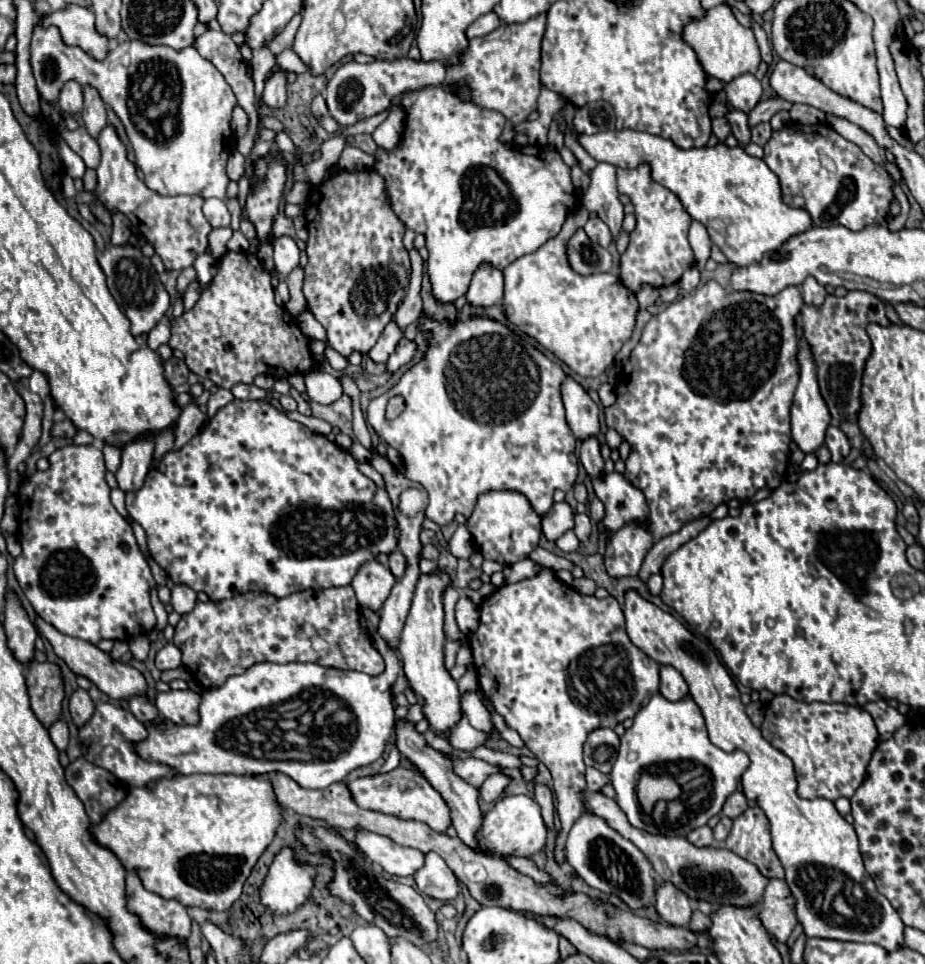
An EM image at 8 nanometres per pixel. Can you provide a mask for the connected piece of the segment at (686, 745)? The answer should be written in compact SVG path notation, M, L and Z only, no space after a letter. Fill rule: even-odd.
M661 694L651 696L647 706L643 706L635 718L633 726L621 736L621 748L617 762L611 770L611 784L617 792L615 802L625 812L631 826L663 836L687 836L691 830L707 824L707 820L721 812L729 794L733 794L741 782L743 772L749 766L749 756L745 752L725 752L717 748L705 728L703 714L691 694L677 702L665 700ZM643 760L653 760L653 764L669 762L671 776L681 784L683 794L679 800L669 802L669 810L653 810L653 818L641 812L635 800L635 776L643 770Z

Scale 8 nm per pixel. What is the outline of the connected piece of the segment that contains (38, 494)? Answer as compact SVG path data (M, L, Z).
M89 444L89 446L63 446L63 448L57 448L49 458L49 468L45 472L33 472L31 476L27 476L21 486L19 486L19 504L21 504L21 518L19 518L19 532L17 532L17 538L19 538L19 544L23 548L21 556L15 560L15 576L19 580L19 586L21 590L25 592L27 600L31 602L31 606L35 608L35 612L45 620L49 622L51 626L55 626L61 634L67 634L67 636L75 636L75 638L81 638L85 642L91 642L91 644L97 644L99 640L103 638L109 638L109 640L131 640L133 636L137 634L147 634L153 630L155 626L155 614L153 614L153 608L151 608L151 600L149 600L149 590L155 586L155 580L151 576L151 570L143 558L143 554L139 552L139 546L135 542L135 536L133 536L133 530L131 526L125 522L125 518L113 508L111 500L109 500L109 492L111 488L107 486L105 482L105 464L103 464L103 452L97 444Z

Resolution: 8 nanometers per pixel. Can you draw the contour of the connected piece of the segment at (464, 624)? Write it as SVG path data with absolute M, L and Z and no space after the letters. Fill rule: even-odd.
M461 596L457 600L457 604L455 604L455 618L457 618L459 630L465 636L473 634L477 630L477 626L479 626L479 610L467 596Z

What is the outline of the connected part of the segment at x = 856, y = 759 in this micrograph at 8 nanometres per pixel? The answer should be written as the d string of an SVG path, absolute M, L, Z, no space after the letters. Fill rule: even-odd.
M783 694L775 696L764 711L760 730L771 746L793 760L799 784L797 794L801 798L837 800L855 794L863 784L869 756L873 754L873 748L877 748L877 728L867 710L849 704L809 704Z

